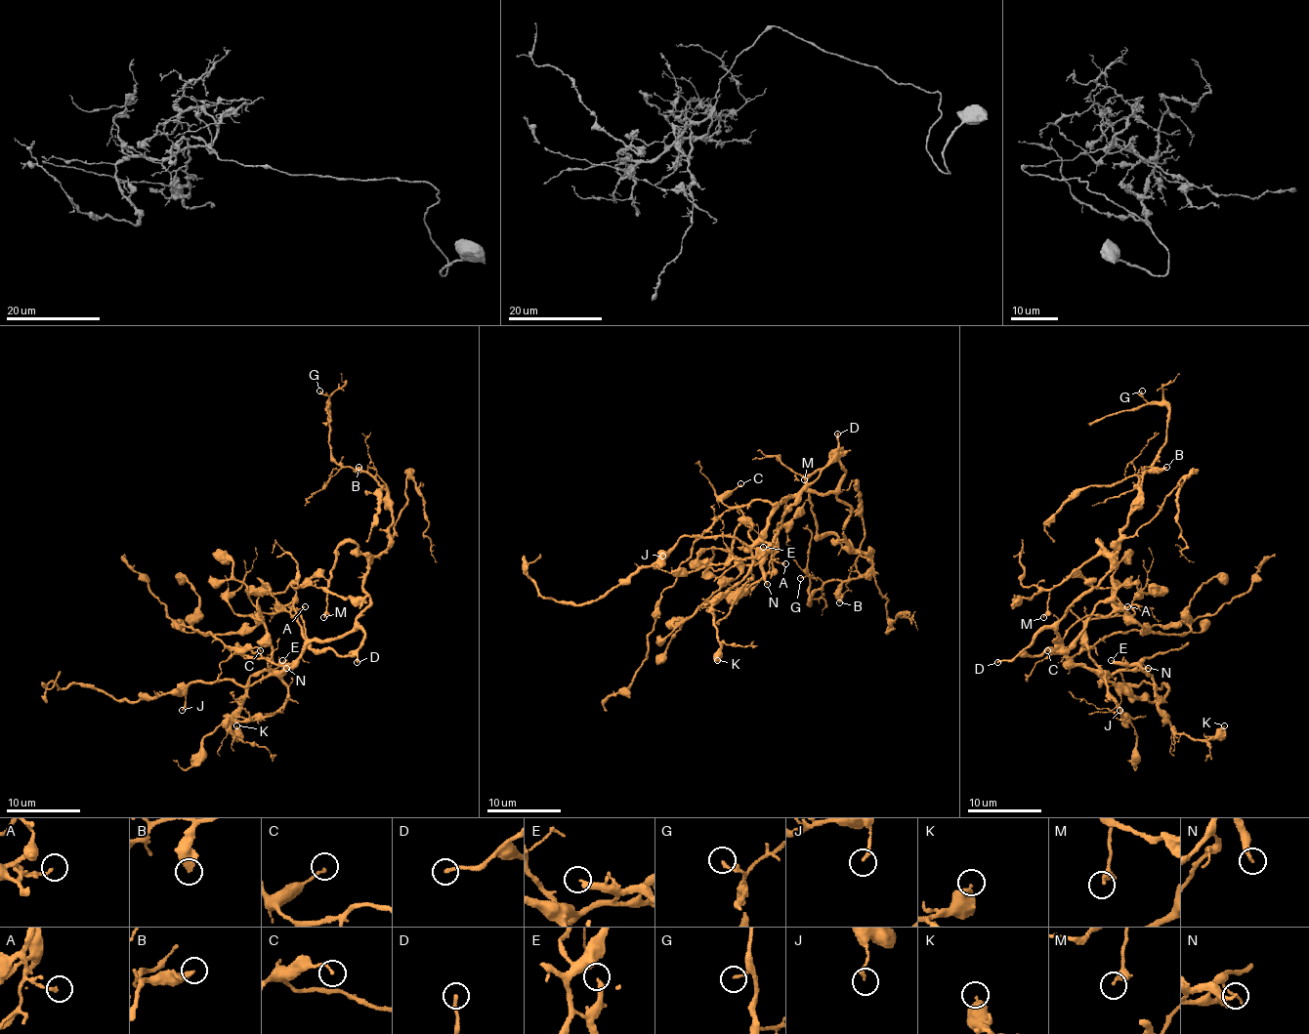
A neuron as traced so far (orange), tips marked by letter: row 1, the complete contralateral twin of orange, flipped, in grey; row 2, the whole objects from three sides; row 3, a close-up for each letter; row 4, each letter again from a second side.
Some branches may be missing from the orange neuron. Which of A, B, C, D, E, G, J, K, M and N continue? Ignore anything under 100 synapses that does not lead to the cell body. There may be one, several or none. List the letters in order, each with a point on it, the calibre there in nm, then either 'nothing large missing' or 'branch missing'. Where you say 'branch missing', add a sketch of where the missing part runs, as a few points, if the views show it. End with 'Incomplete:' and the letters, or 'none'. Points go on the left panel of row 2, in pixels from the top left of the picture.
A: (305, 606) | 180 nm | nothing large missing
B: (358, 467) | 360 nm | nothing large missing
C: (260, 650) | 150 nm | nothing large missing
D: (357, 662) | 200 nm | branch missing
E: (282, 660) | 280 nm | nothing large missing
G: (319, 391) | 140 nm | nothing large missing
J: (182, 710) | 170 nm | nothing large missing
K: (236, 725) | 460 nm | nothing large missing
M: (323, 617) | 360 nm | nothing large missing
N: (286, 668) | 260 nm | nothing large missing
Incomplete: D

